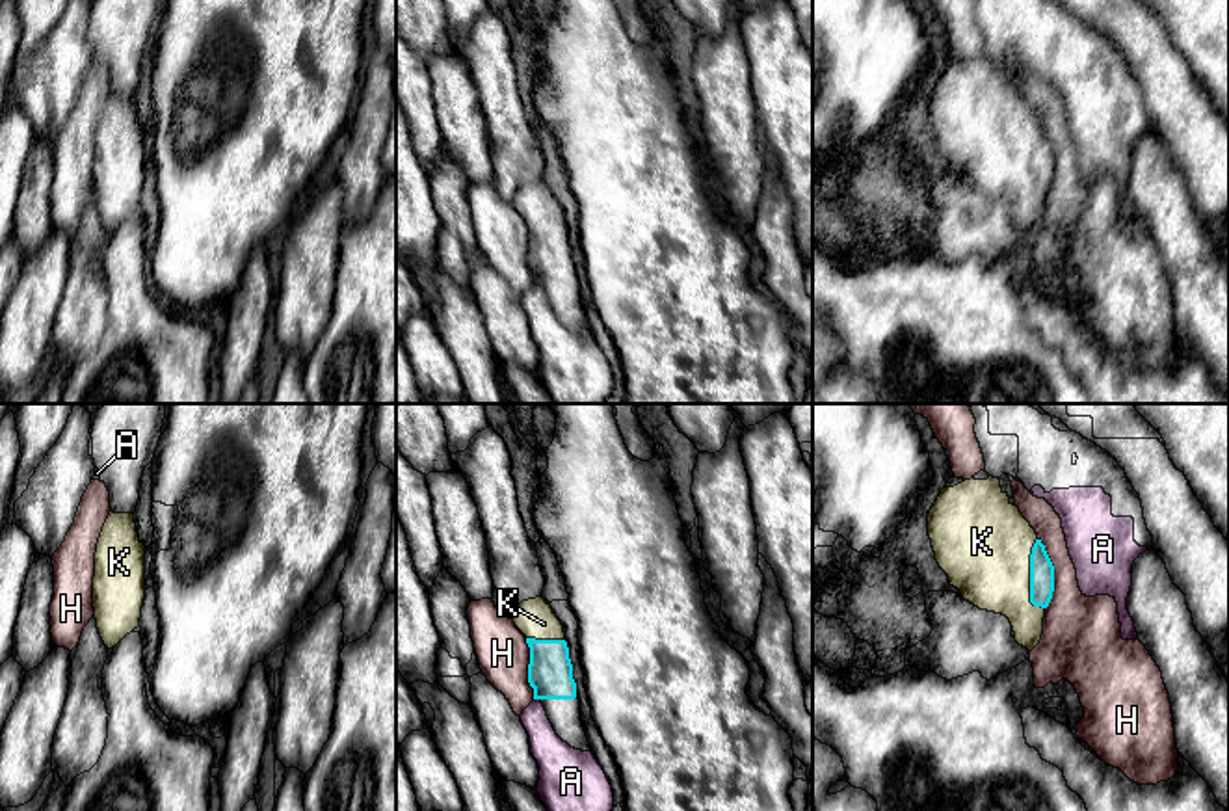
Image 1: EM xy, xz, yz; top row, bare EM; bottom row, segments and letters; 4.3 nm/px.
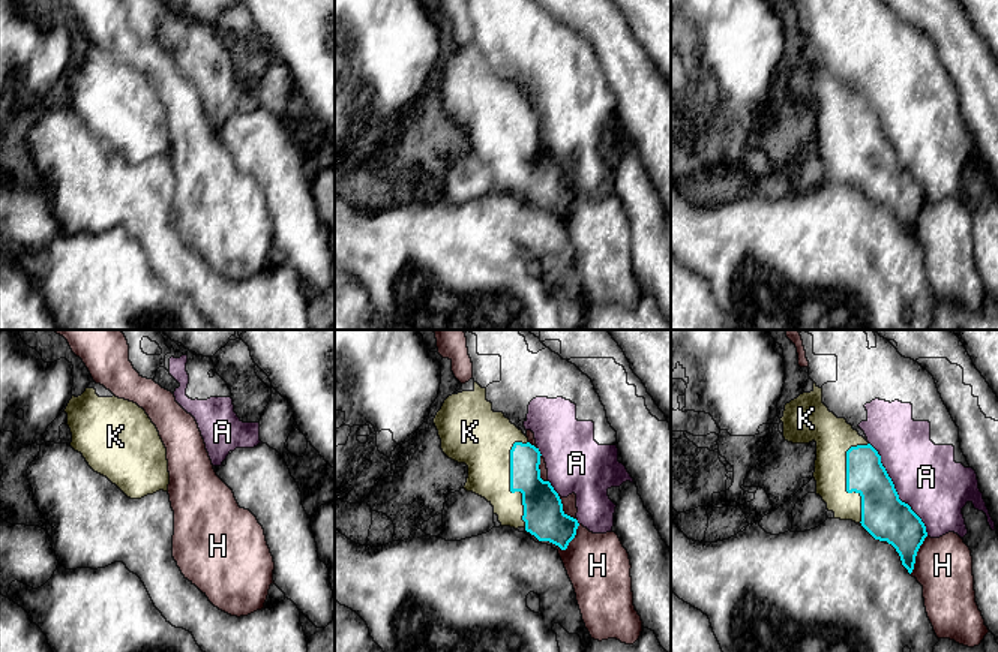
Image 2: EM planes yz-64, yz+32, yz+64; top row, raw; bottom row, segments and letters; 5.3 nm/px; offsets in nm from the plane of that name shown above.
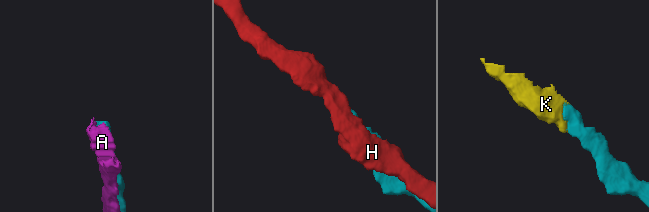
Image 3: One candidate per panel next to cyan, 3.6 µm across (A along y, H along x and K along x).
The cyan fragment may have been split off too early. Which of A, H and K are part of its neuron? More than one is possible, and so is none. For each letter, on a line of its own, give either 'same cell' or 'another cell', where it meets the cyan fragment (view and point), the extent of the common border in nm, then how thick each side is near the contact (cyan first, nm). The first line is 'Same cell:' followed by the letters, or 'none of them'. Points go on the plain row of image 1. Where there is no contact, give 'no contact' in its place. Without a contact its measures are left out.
Same cell: K
A: another cell; meets cyan in xz at (538, 281); contact 30 nm long; 190 nm thick on the cyan side, 150 nm on the other
H: another cell; meets cyan in yz at (1053, 157); contact 320 nm long; 110 nm thick on the cyan side, 280 nm on the other
K: same cell; meets cyan in yz at (1030, 160); contact 320 nm long; 110 nm thick on the cyan side, 420 nm on the other

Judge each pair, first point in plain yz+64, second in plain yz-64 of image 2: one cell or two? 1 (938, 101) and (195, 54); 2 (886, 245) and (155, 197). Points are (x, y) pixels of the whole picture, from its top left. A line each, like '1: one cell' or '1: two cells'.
1: one cell
2: two cells

